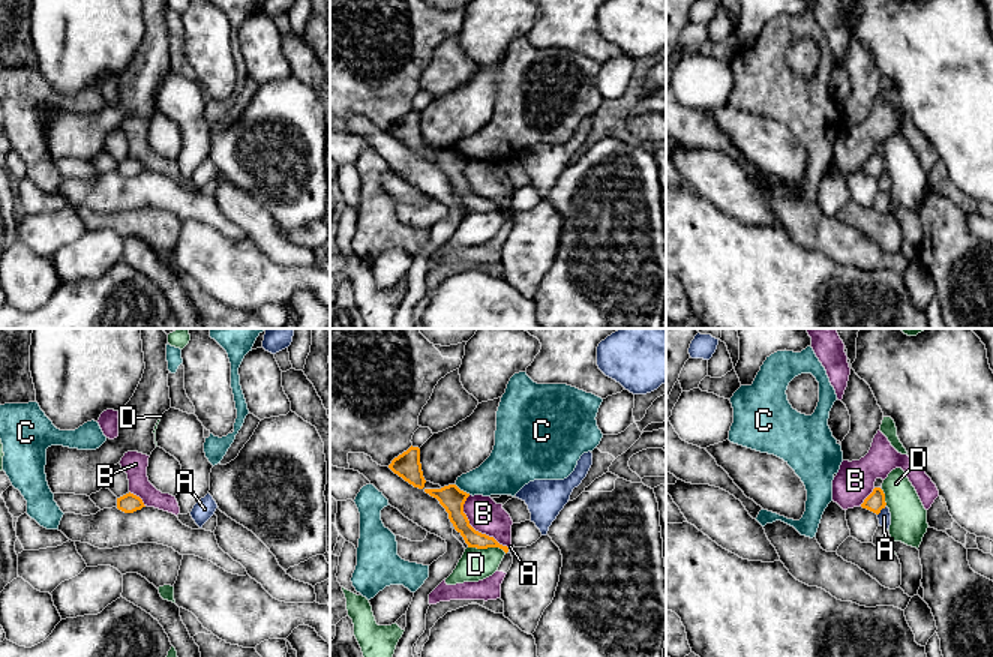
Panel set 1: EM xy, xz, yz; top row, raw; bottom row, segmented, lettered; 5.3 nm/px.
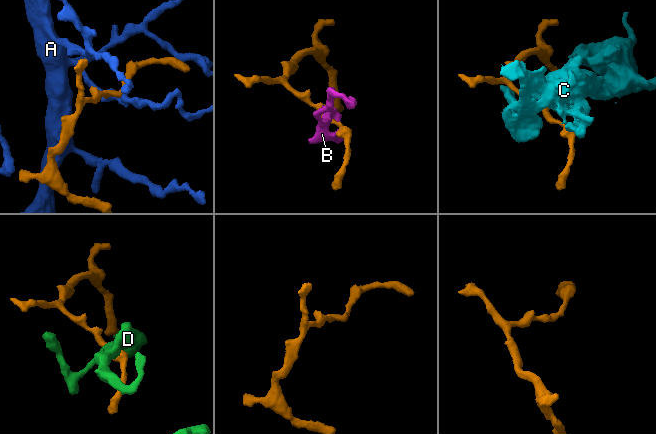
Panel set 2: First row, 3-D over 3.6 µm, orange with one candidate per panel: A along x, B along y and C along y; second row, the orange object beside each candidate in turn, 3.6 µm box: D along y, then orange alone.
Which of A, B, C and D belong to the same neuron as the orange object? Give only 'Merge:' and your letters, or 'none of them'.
Merge: none of them

